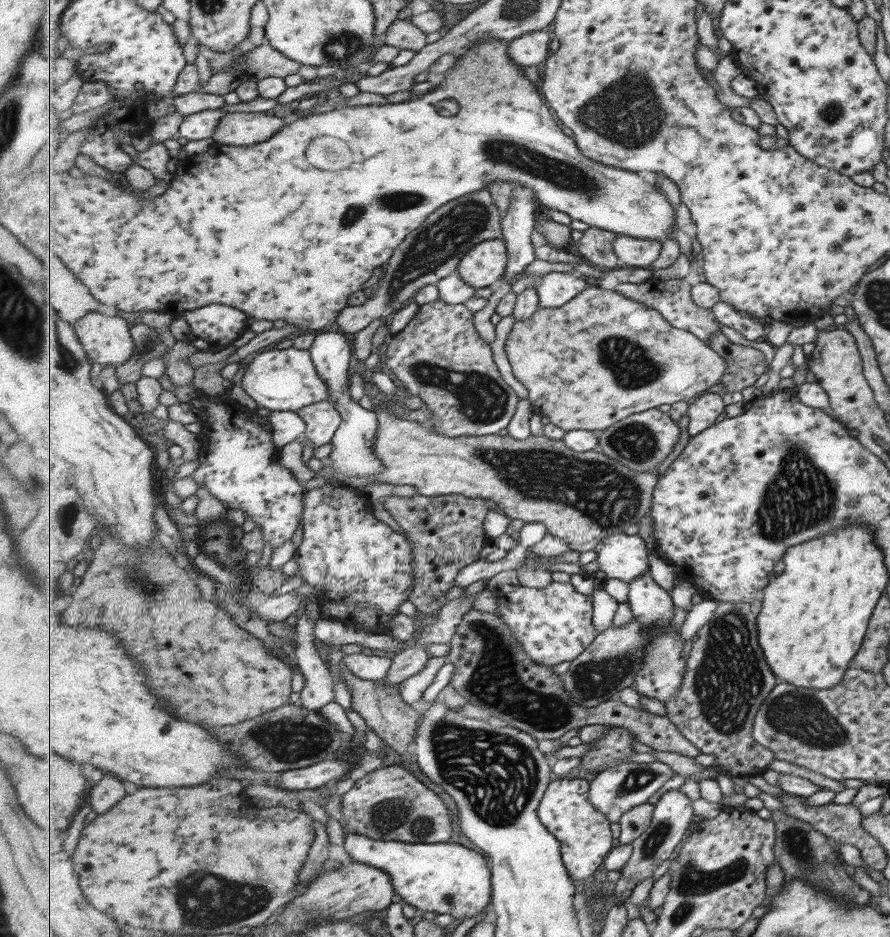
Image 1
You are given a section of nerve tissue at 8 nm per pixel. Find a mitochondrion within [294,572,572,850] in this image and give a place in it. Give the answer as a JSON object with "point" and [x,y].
{"point":[495,774]}

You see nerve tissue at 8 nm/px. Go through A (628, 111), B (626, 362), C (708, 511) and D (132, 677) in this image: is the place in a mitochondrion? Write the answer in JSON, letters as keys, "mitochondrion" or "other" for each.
{"A":"mitochondrion","B":"mitochondrion","C":"other","D":"other"}

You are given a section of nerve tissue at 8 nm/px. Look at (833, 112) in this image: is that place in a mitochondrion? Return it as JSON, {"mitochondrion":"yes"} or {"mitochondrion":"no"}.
{"mitochondrion":"yes"}

